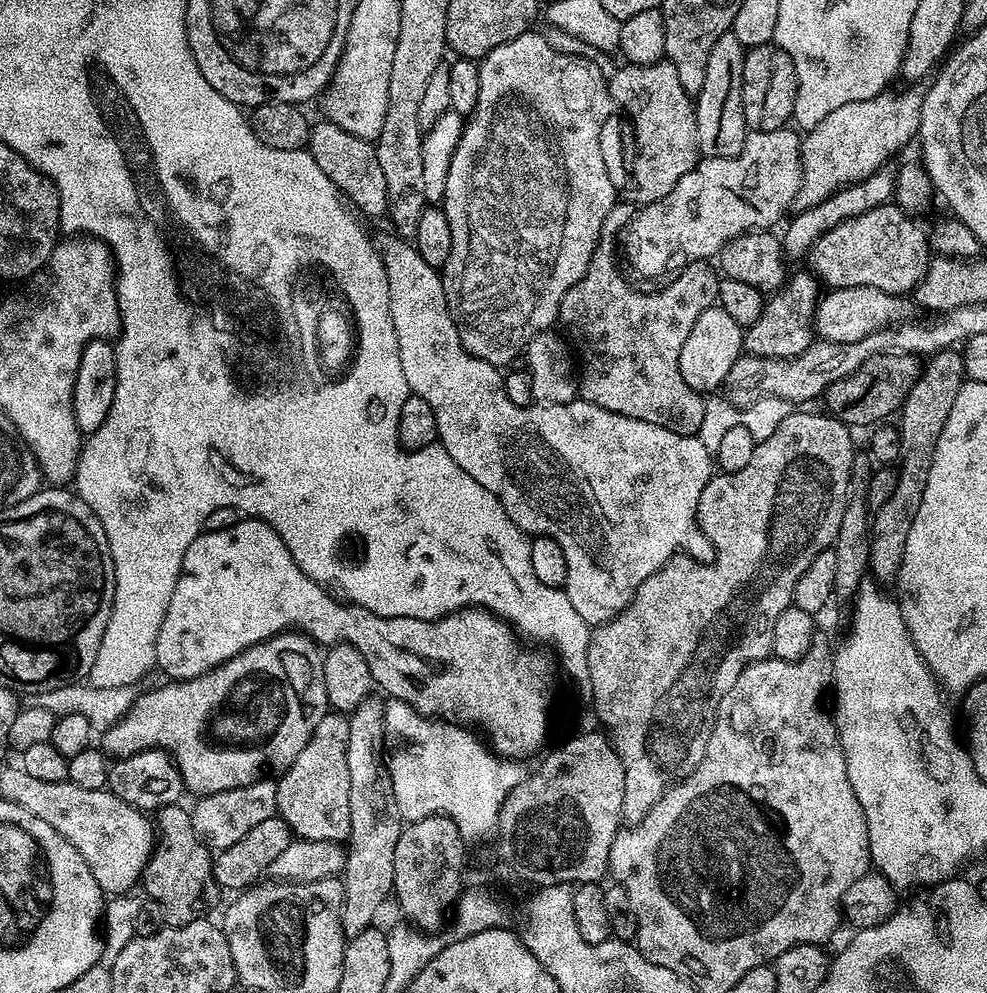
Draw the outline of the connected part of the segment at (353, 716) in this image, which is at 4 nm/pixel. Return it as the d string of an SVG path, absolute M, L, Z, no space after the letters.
M376 699L363 700L348 716L350 742L346 742L346 766L350 766L350 834L342 873L344 901L340 907L342 930L348 938L373 927L375 920L372 919L379 914L384 899L393 895L394 846L398 846L402 827L384 751L385 701Z

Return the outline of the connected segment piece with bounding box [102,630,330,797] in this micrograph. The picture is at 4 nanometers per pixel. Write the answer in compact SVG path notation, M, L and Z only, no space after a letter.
M289 630L279 632L276 636L272 636L268 640L263 640L260 644L255 644L246 650L242 650L242 654L230 658L224 664L219 664L217 668L210 670L206 674L202 674L198 678L164 682L161 688L152 688L149 692L148 689L141 691L140 697L136 699L134 706L130 706L130 710L126 715L109 732L103 733L102 740L104 740L104 744L102 743L102 748L112 758L138 754L147 748L161 748L164 752L174 757L178 770L184 779L185 789L189 793L196 792L195 795L197 797L209 796L222 790L234 790L238 786L253 784L255 780L267 777L269 774L284 773L298 758L298 754L302 754L302 750L306 746L306 742L310 742L310 738L314 734L318 722L322 722L322 718L328 711L330 711L330 705L328 703L328 695L326 694L324 658L321 649L312 637L305 636L303 632Z

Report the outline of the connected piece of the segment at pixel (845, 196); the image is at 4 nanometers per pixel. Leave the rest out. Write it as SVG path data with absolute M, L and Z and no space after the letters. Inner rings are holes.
M885 166L866 178L862 178L858 182L844 185L844 187L838 189L834 194L830 194L830 198L818 202L818 206L799 209L799 211L795 213L796 217L794 217L792 221L789 219L787 223L783 225L783 228L785 228L784 232L782 231L782 247L785 257L807 257L809 253L811 253L812 244L816 242L822 234L834 230L834 226L838 226L858 214L866 214L866 210L874 210L878 206L889 203L889 201L893 199L895 191L895 171L893 171L891 167Z

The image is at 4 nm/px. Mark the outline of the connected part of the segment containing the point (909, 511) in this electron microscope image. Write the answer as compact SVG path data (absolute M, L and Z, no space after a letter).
M956 350L938 352L921 367L918 382L914 382L899 410L900 456L894 494L890 494L890 499L882 502L882 506L875 509L871 517L868 567L877 581L892 582L900 575L906 534L910 534L914 514L918 514L926 481L930 479L930 466L934 462L934 450L938 446L942 426L946 426L946 418L950 418L950 406L954 406L954 398L958 398L958 390L965 382L963 355Z

